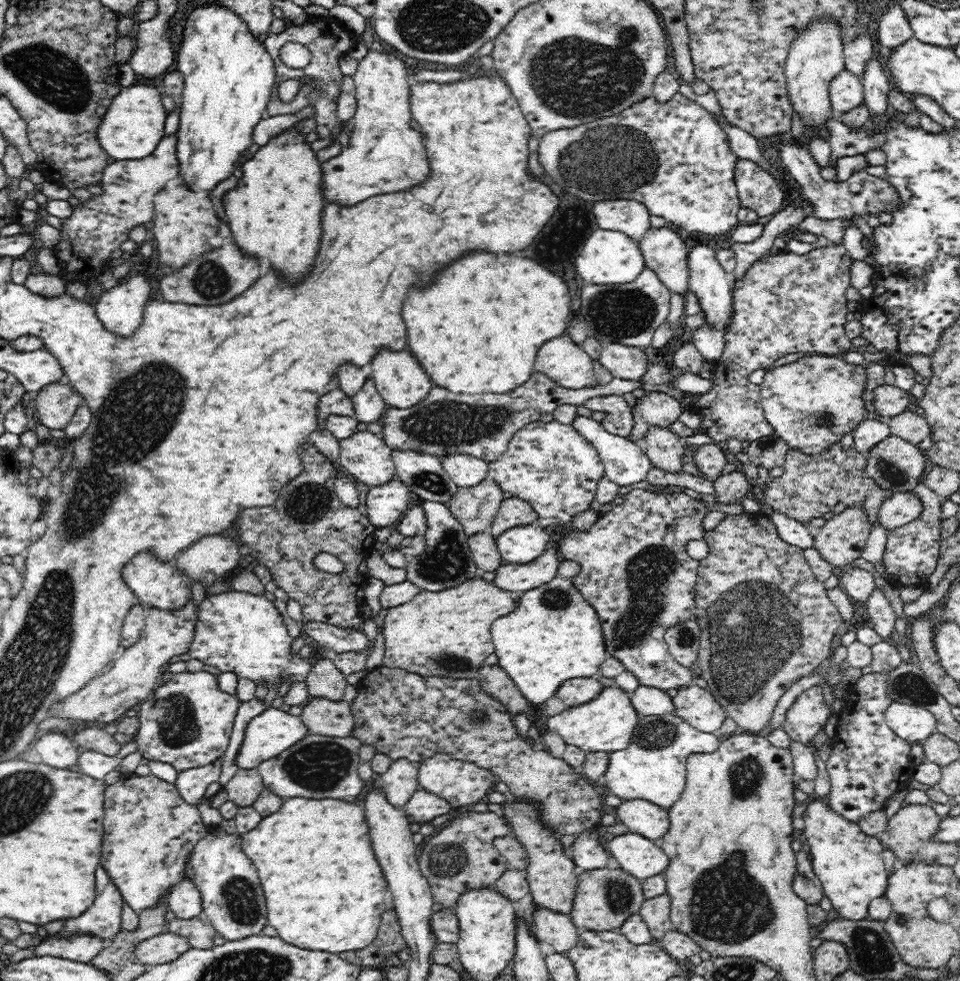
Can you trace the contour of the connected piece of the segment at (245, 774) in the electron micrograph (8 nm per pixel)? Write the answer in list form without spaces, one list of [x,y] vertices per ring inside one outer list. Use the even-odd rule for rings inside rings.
[[[240,769],[224,786],[229,800],[239,807],[253,806],[264,788],[257,769]]]

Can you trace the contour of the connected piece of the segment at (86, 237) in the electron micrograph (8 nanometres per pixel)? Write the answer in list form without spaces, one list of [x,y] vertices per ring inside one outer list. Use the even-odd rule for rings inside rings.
[[[177,134],[163,138],[158,147],[152,151],[150,156],[140,158],[140,160],[116,161],[108,164],[102,172],[102,178],[98,186],[102,188],[101,194],[92,194],[87,201],[80,202],[72,206],[72,212],[68,218],[62,218],[60,231],[60,240],[54,246],[54,255],[59,260],[61,267],[60,278],[66,283],[88,282],[90,279],[97,278],[105,266],[108,266],[110,254],[114,250],[120,249],[120,245],[129,240],[128,234],[137,226],[144,226],[150,222],[154,216],[155,196],[164,190],[166,182],[176,178],[180,172],[180,165],[176,158]]]

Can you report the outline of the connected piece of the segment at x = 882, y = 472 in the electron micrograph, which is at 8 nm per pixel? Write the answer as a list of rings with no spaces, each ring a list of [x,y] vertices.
[[[890,435],[866,455],[867,475],[883,490],[914,492],[922,480],[925,453],[903,438]]]

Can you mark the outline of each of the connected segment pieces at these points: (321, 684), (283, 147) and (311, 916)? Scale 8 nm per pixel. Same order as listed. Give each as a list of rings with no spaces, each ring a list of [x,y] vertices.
[[[324,658],[311,668],[305,678],[310,697],[326,697],[330,701],[342,701],[349,685],[347,678],[336,668],[330,658]]]
[[[288,129],[247,157],[248,162],[244,158],[242,179],[222,198],[227,223],[236,242],[234,245],[242,250],[240,253],[258,263],[268,260],[270,270],[278,270],[278,274],[290,284],[302,282],[312,270],[322,234],[322,170],[310,148],[304,135],[298,130]]]
[[[290,798],[290,800],[286,800],[282,804],[282,808],[276,814],[266,816],[254,830],[241,835],[241,845],[248,858],[258,868],[258,874],[260,874],[260,880],[262,880],[262,886],[264,886],[264,894],[266,894],[266,904],[268,904],[268,924],[278,930],[278,936],[282,940],[286,940],[288,944],[306,948],[306,950],[338,954],[338,952],[366,948],[376,938],[376,932],[378,932],[378,926],[380,926],[380,918],[382,918],[382,914],[386,910],[384,898],[386,898],[388,886],[386,886],[386,880],[382,876],[380,864],[376,862],[376,856],[372,852],[370,836],[368,836],[368,824],[366,824],[366,818],[364,818],[364,810],[360,806],[350,804],[350,802],[342,802],[342,800],[328,800],[328,798],[326,800]]]

